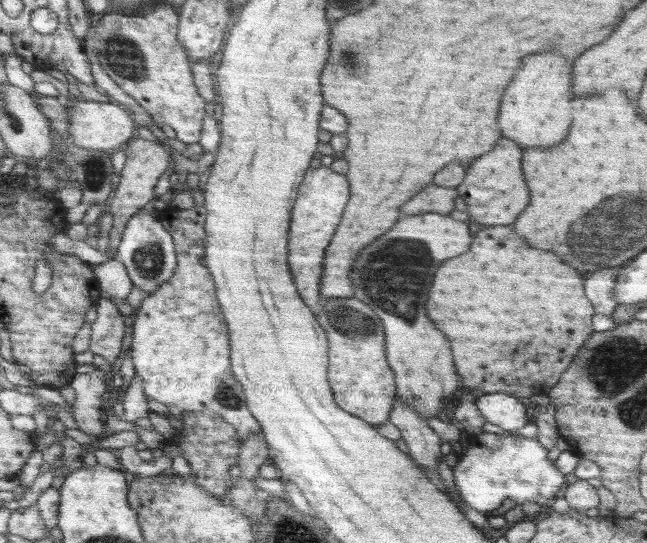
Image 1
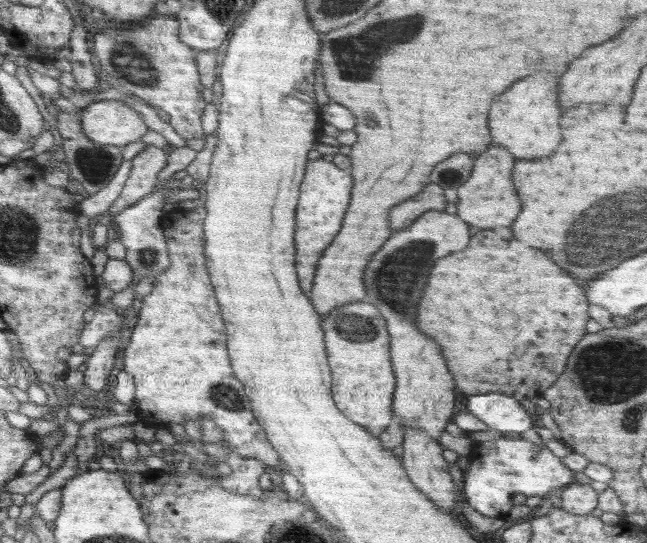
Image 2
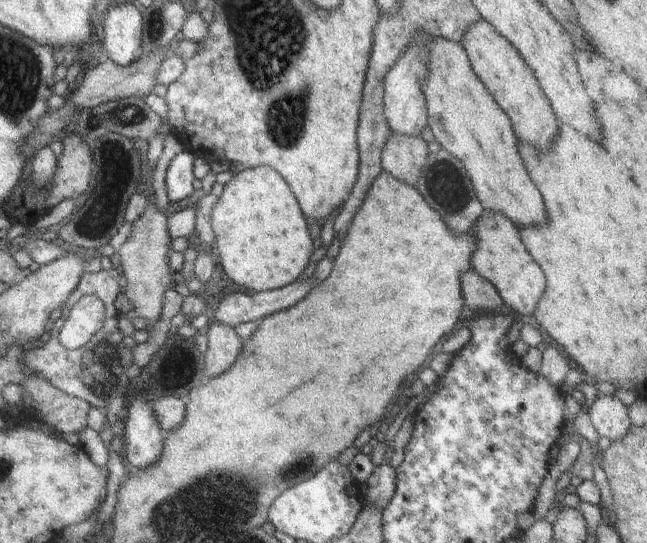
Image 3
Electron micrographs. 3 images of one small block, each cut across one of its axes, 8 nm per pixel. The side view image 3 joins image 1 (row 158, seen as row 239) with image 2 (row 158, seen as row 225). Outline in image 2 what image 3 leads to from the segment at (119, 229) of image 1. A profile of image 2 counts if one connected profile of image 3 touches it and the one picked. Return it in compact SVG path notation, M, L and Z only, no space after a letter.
M147 145L141 154L131 160L132 171L125 186L112 207L110 214L120 213L122 210L137 204L144 196L151 194L158 186L158 174L167 165L168 154L162 148Z

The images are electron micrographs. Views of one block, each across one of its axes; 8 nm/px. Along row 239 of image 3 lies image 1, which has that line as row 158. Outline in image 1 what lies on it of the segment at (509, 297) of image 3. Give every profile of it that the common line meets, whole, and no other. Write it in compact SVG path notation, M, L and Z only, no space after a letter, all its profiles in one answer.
M498 140L490 154L480 156L468 170L468 174L455 190L459 197L466 202L466 212L472 220L486 226L504 226L512 224L520 216L520 212L528 204L528 188L520 170L522 150L510 140Z

